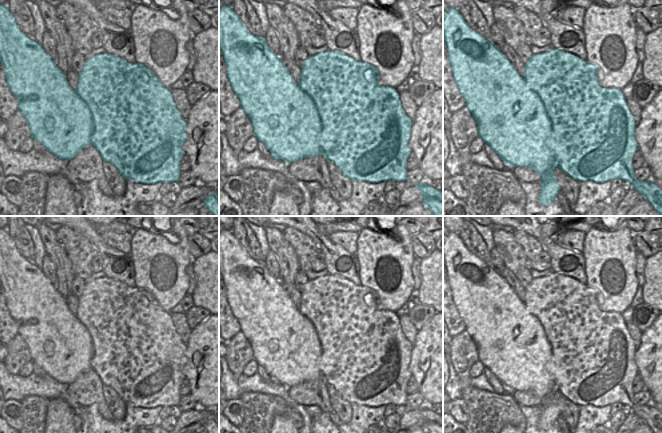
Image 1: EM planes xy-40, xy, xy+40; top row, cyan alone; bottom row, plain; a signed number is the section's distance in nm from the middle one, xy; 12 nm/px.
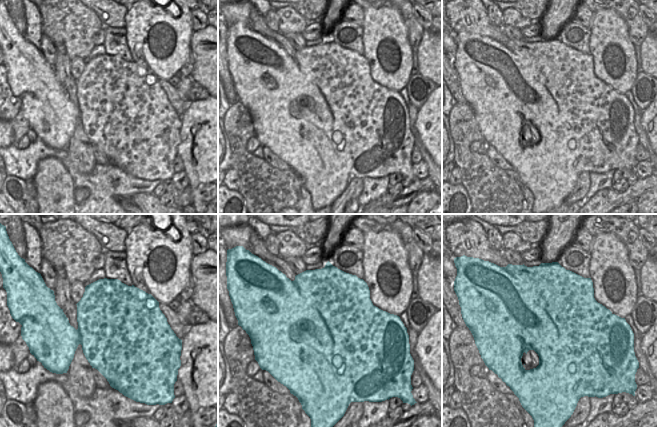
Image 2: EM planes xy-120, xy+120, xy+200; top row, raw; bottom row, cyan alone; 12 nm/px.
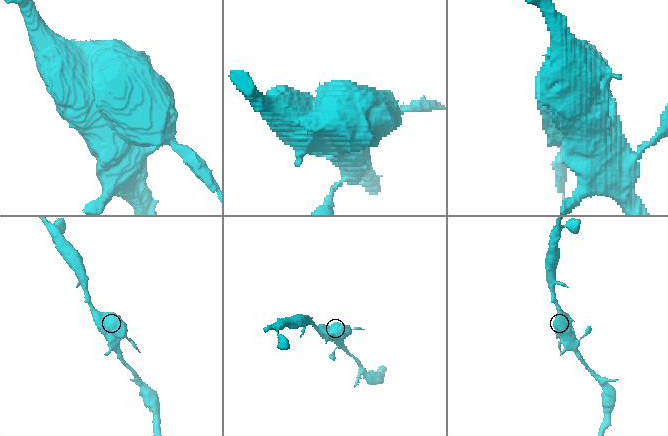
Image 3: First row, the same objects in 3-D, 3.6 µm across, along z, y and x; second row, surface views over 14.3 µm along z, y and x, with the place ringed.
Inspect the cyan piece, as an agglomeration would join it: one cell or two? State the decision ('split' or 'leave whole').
split

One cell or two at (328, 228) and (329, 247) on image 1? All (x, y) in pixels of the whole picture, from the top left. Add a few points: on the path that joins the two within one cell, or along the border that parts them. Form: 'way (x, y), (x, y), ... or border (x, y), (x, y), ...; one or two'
border (317, 226), (317, 229), (327, 236); two

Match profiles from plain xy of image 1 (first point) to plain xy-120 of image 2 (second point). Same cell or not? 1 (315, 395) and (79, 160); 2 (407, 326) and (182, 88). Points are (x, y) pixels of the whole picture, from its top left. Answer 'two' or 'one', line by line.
1: one
2: two

